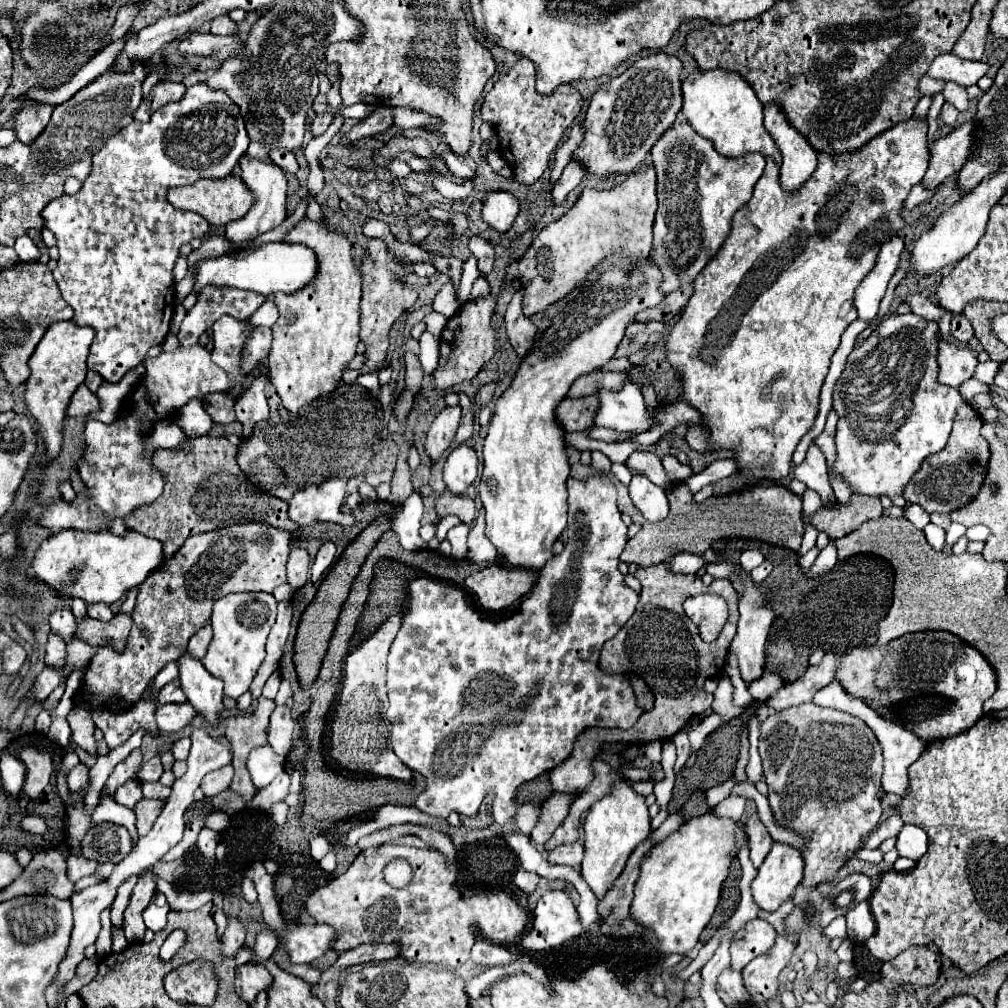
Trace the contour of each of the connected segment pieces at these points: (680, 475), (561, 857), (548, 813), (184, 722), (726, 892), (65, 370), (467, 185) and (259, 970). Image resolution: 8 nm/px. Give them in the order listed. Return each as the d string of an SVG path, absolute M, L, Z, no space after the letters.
M663 456L663 458L661 458L661 464L663 464L667 476L671 478L671 482L681 482L681 480L693 476L691 466L683 466L683 464L679 464L673 456Z
M575 842L575 844L565 844L565 846L557 846L549 852L549 864L567 864L573 868L581 866L583 860L583 842Z
M563 794L561 802L551 802L551 800L545 802L541 820L535 824L531 832L531 840L535 844L545 844L545 840L549 840L549 836L563 824L565 816L569 814L569 804L573 804L571 794Z
M189 702L165 704L165 706L157 706L155 718L161 732L177 732L193 724L193 720L197 718L197 710Z
M735 860L731 864L731 874L723 886L723 892L721 892L721 900L719 900L719 906L711 918L711 924L703 930L701 934L701 942L707 942L715 930L729 920L729 916L737 910L739 906L739 900L741 900L741 892L739 892L739 876L741 876L741 868L739 868L739 860Z
M71 320L53 322L47 328L45 336L37 344L37 348L29 360L31 376L27 380L25 400L27 400L31 414L39 422L45 444L47 444L45 462L53 460L61 450L61 440L63 440L61 430L63 430L65 410L67 410L69 400L71 400L73 392L77 390L77 386L85 382L85 374L89 370L87 368L87 354L89 354L93 336L95 336L95 332L89 326L75 326Z
M438 172L430 174L430 183L441 195L449 198L449 200L461 200L473 188L473 180L467 180L463 184L452 183L450 179Z
M243 964L243 966L237 966L235 968L237 972L237 978L235 978L235 988L237 988L237 994L245 1000L245 1002L253 1002L255 996L267 988L271 982L273 982L273 976L269 974L269 970L261 964Z

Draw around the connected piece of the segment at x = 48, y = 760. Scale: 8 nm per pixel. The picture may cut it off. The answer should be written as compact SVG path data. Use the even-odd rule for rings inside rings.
M23 748L19 752L19 758L25 764L23 792L29 798L37 798L50 782L53 772L53 760L47 752L39 752L35 748Z

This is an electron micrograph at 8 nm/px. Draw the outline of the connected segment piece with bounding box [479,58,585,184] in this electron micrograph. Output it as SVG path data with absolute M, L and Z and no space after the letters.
M519 58L485 96L479 116L483 122L493 124L499 138L497 150L513 168L515 180L521 184L535 184L549 168L557 146L563 142L583 104L583 96L571 84L561 84L553 96L541 96L535 90L533 62L529 58Z

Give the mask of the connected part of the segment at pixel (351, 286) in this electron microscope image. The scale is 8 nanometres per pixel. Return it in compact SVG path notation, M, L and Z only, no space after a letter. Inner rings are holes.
M305 216L285 234L283 242L313 248L317 264L321 264L315 284L307 284L301 292L293 292L289 296L281 292L273 296L279 320L271 326L273 348L267 356L271 384L277 388L283 406L289 412L297 412L315 398L331 394L341 382L343 368L355 356L359 344L361 276L353 266L349 240L323 222L315 222Z

